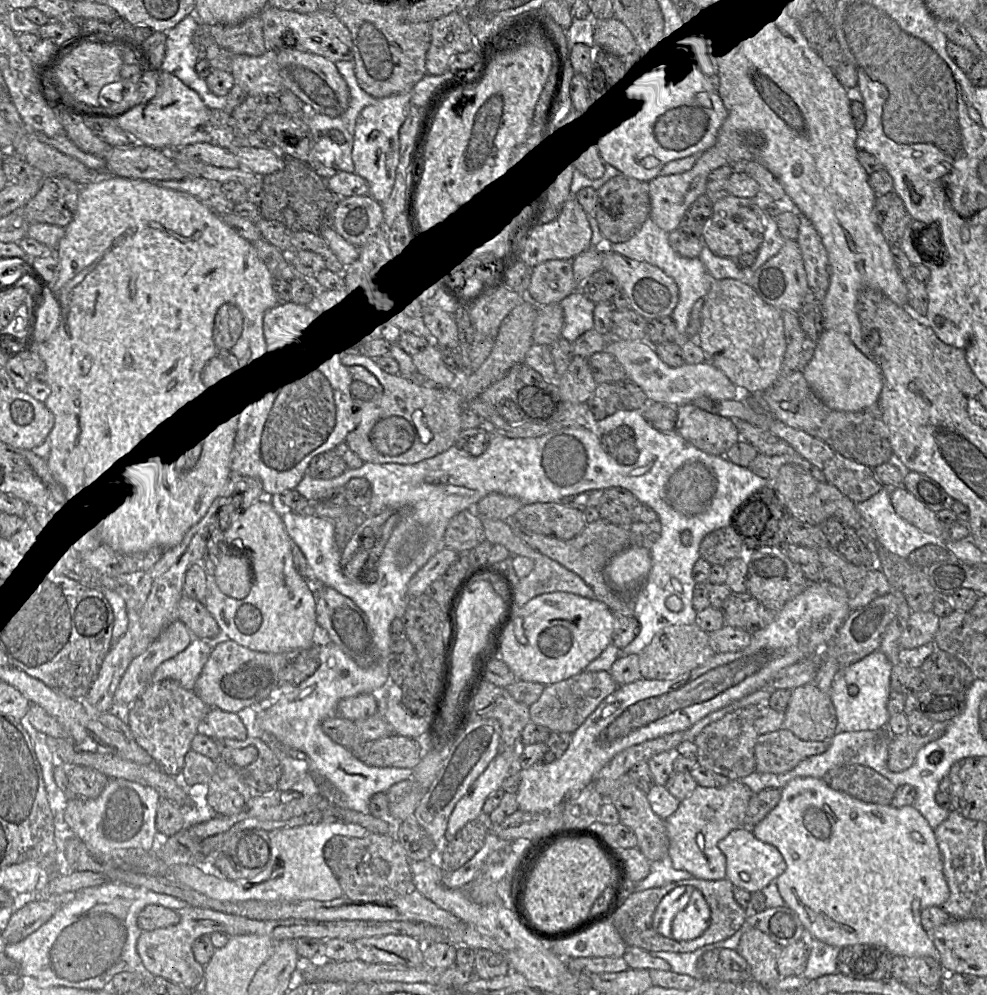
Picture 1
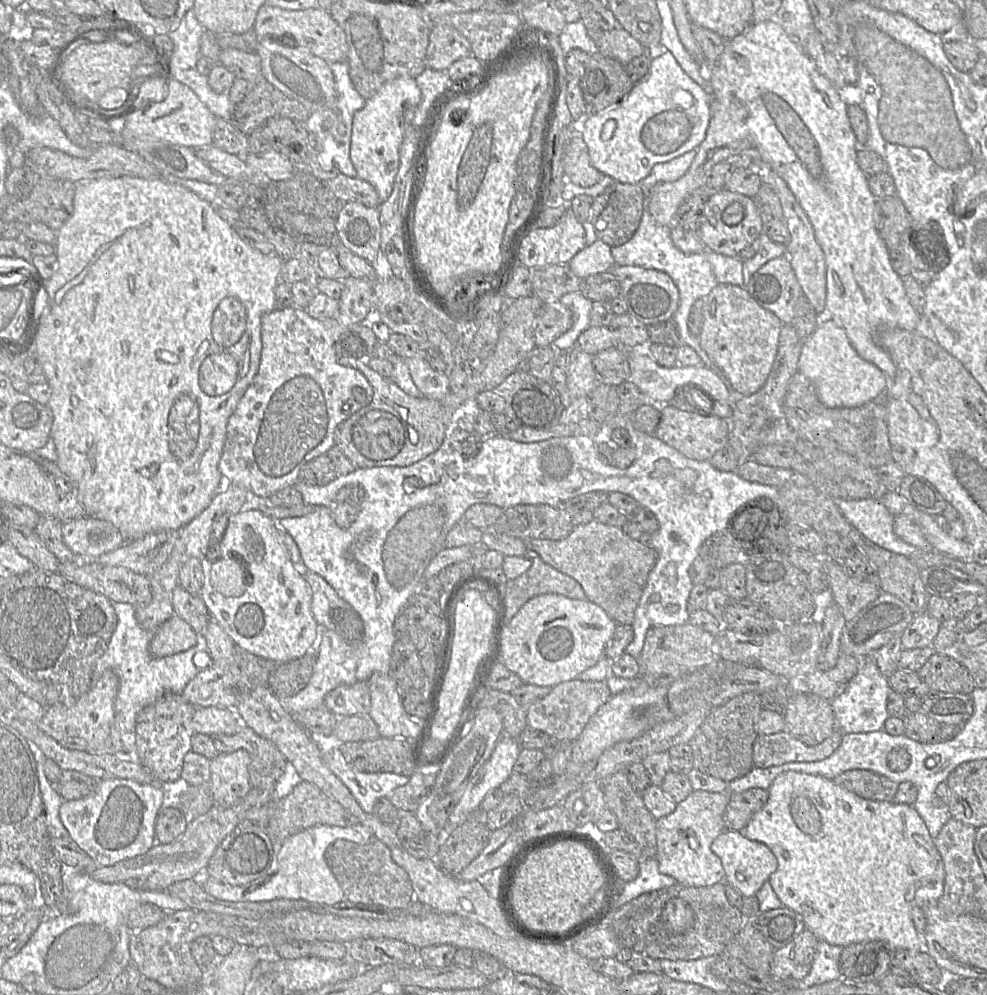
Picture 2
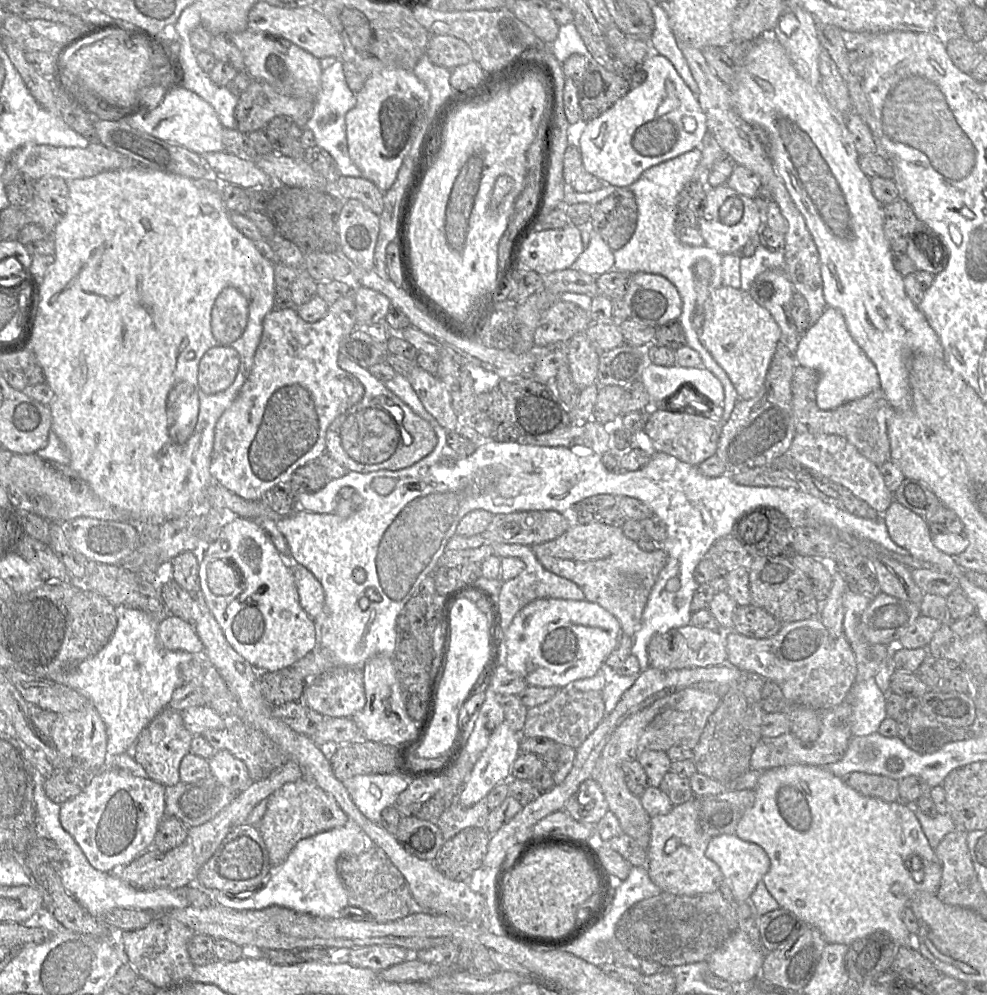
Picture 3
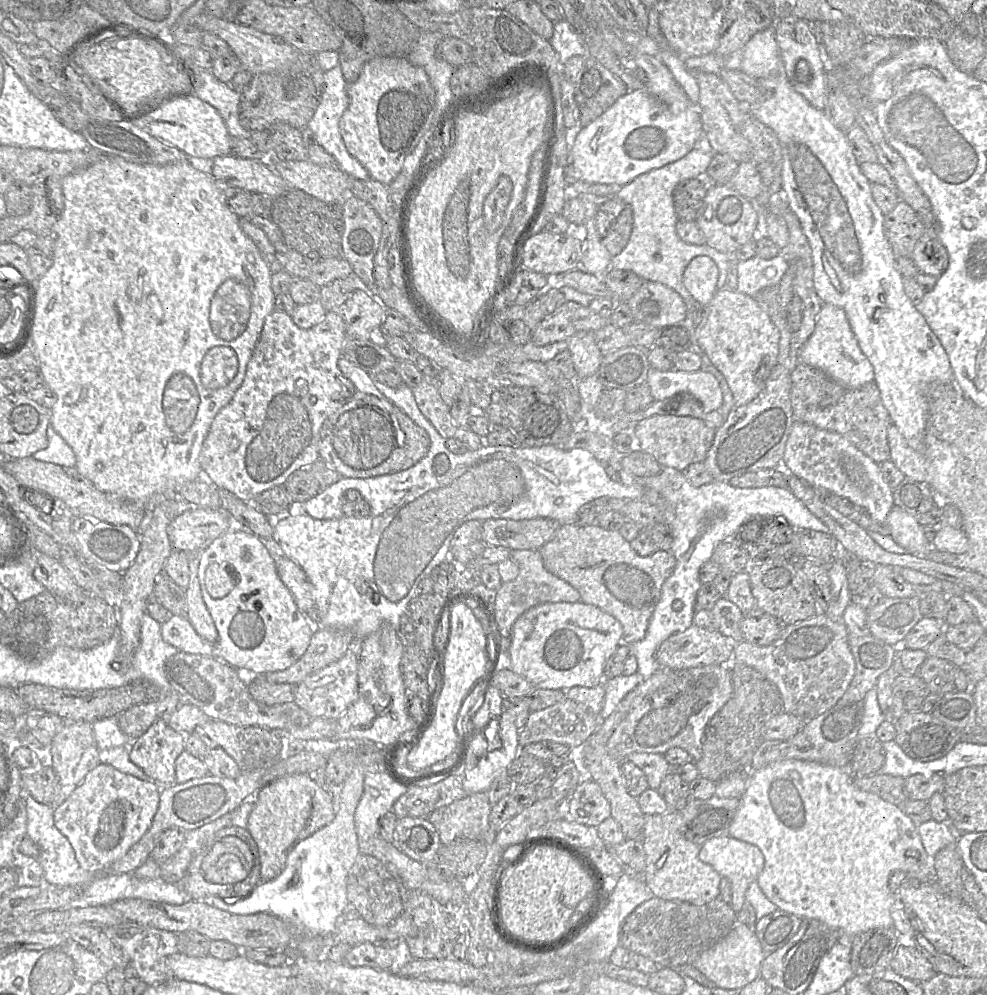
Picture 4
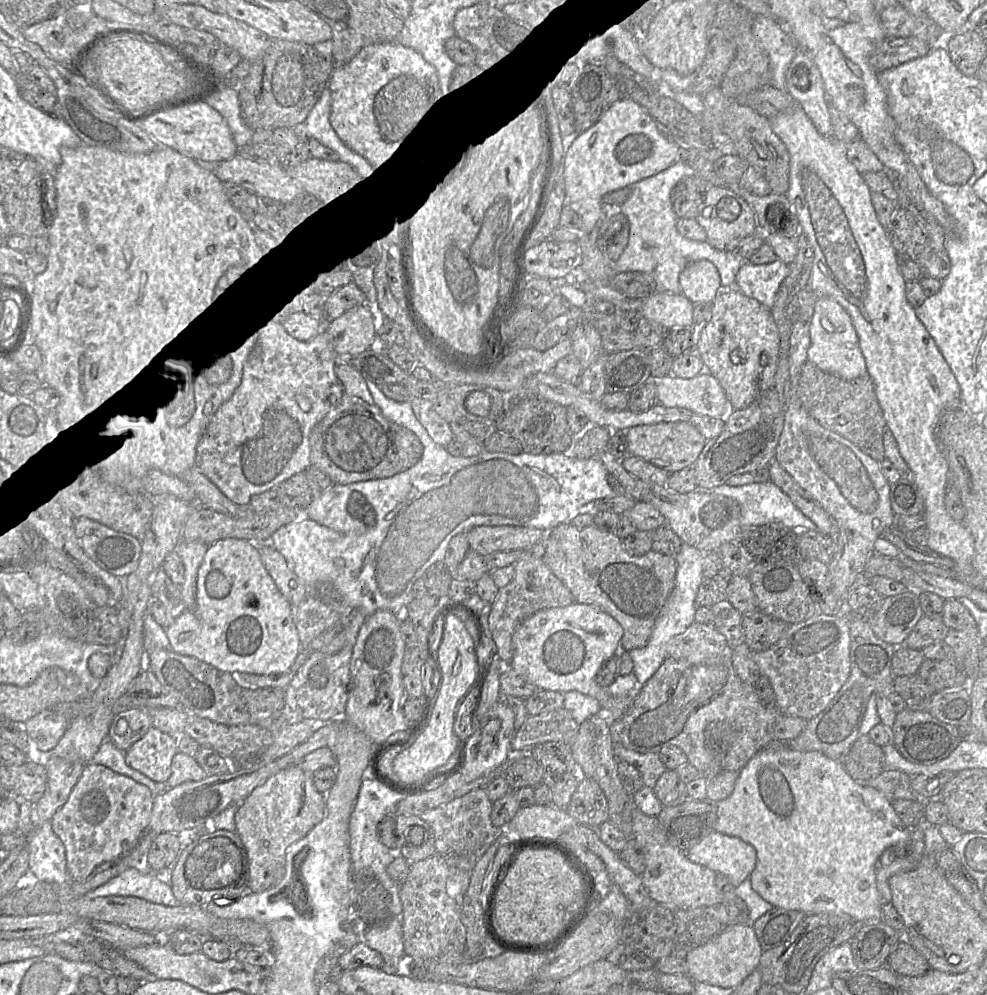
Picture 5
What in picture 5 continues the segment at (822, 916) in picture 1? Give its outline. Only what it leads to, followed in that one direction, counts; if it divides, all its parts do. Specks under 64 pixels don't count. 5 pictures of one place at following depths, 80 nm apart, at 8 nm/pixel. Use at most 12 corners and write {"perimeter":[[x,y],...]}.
{"perimeter":[[769,744],[715,803],[774,907],[880,921],[911,841],[877,789]]}

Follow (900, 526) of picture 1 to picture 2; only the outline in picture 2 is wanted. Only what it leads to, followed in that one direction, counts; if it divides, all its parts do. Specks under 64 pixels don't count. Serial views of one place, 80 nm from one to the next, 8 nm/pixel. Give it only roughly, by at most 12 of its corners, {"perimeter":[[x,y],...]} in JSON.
{"perimeter":[[868,497],[835,501],[874,544],[906,557],[917,551],[893,532],[894,515]]}

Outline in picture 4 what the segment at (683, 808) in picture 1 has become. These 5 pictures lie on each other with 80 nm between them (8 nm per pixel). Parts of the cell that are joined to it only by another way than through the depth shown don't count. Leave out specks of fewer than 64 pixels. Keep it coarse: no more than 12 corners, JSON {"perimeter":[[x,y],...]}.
{"perimeter":[[678,810],[644,815],[642,877],[655,897],[705,904],[722,877]]}

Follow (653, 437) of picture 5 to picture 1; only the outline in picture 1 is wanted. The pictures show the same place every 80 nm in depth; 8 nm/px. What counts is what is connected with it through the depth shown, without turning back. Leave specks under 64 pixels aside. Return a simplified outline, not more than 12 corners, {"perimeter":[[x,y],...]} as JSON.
{"perimeter":[[677,407],[675,431],[712,455],[741,440],[735,421]]}

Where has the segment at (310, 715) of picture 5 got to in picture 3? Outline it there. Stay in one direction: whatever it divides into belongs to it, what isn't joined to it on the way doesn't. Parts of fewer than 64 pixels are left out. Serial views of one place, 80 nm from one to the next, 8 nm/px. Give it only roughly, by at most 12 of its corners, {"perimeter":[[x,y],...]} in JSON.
{"perimeter":[[332,667],[301,701],[324,717],[366,704],[362,668]]}

